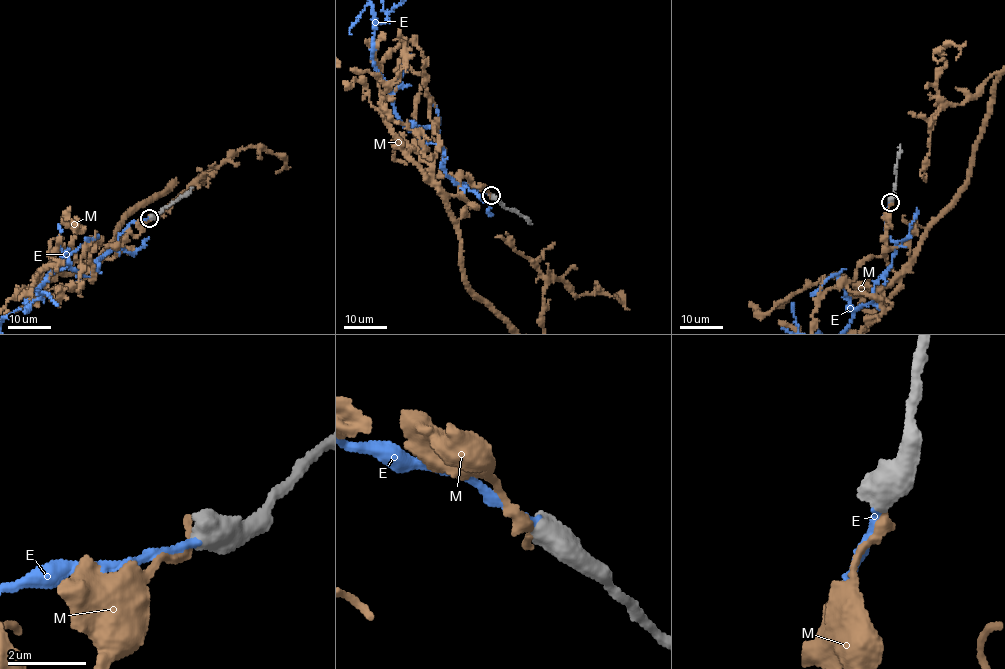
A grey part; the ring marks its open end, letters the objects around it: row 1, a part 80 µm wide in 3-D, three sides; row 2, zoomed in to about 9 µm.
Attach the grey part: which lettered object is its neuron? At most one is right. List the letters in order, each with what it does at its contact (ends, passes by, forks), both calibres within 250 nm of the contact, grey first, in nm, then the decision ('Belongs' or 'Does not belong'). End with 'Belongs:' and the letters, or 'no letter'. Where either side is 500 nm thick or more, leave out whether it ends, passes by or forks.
E: Thickness 650 nm (grey) against 200 nm. Belongs
M: Thickness 650 nm (grey) against 300 nm. Does not belong
Belongs: E

